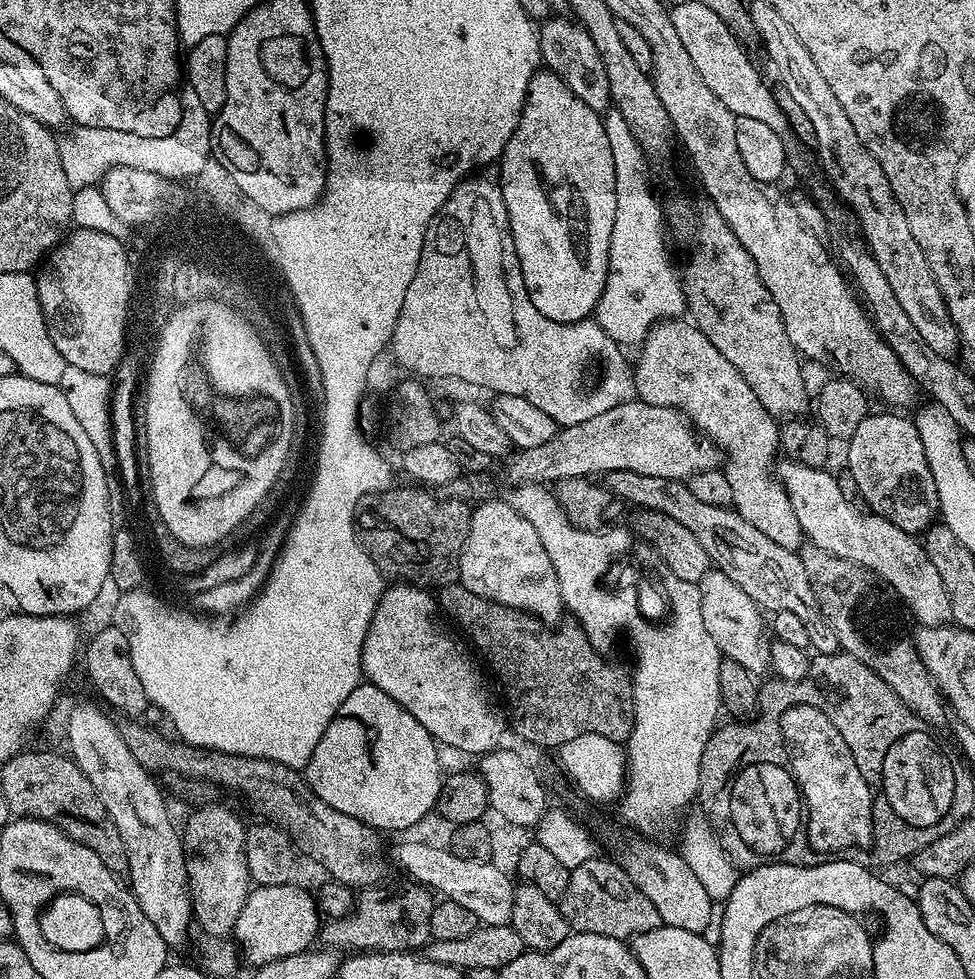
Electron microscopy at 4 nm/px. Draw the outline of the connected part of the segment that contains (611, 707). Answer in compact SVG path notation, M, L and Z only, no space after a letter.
M459 582L439 589L438 608L472 639L473 646L488 659L488 664L508 699L507 719L511 731L513 728L526 743L559 750L563 744L582 734L602 734L602 738L610 738L621 745L628 741L632 733L632 677L629 669L611 664L608 658L597 652L579 624L561 623L556 626L561 628L551 632L548 629L551 627L546 626L545 621L523 612L521 608L502 606L498 602L482 598L474 594L474 590L466 590L466 586Z

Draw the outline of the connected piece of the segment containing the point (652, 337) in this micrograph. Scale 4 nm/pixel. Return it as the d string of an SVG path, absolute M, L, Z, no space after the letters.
M684 318L661 320L655 324L648 331L639 352L640 357L634 360L636 396L650 406L677 408L683 416L688 417L693 428L716 445L726 464L728 460L726 473L733 488L731 507L779 546L792 552L799 551L804 535L794 515L794 506L790 506L790 498L780 485L779 475L774 471L780 452L780 424L777 417L770 415L762 402L758 402L758 394L746 386L746 378L742 378L742 374L738 374L738 370L734 370L734 366L730 366L730 362L726 362L718 350L714 350L710 338L706 338L702 330Z

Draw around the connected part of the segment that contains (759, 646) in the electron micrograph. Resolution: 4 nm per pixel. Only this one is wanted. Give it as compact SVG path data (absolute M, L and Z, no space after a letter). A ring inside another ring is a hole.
M717 570L707 572L701 578L698 587L703 623L706 625L707 632L717 643L723 659L738 662L738 666L746 666L746 670L753 676L763 677L763 672L769 671L772 662L770 640L766 633L765 613L751 600L749 594L738 588L737 583L732 582L726 574Z

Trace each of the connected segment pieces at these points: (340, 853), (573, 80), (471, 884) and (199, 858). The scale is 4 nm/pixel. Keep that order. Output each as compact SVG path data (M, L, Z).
M140 722L124 723L128 724L121 723L119 730L126 746L130 746L134 758L138 758L140 765L150 772L177 772L180 776L189 776L189 781L217 784L220 788L229 788L245 796L254 807L268 814L269 821L275 822L287 832L301 853L304 851L310 859L317 860L328 871L327 875L339 884L346 884L353 890L363 890L385 879L381 833L368 824L358 822L358 818L350 818L350 814L342 814L326 806L326 802L314 794L307 779L297 769L262 758L209 752L183 742L172 745L163 736L163 731L155 727L147 727Z
M556 14L539 25L540 59L545 69L554 71L590 110L601 114L613 107L610 94L610 78L606 78L606 66L602 66L602 54L598 54L598 46L590 39L590 34L575 19L564 14Z
M405 839L405 844L396 848L396 864L407 879L414 880L445 900L458 902L458 906L466 906L466 910L474 910L481 925L511 925L512 911L516 889L509 873L498 870L487 860L476 861L474 858L460 858L450 848L428 846L424 842Z
M204 802L199 805L200 808L192 817L189 818L185 824L182 824L182 839L184 841L184 855L186 857L184 865L188 871L188 889L192 892L192 914L194 917L195 927L198 929L201 928L208 936L220 936L216 938L224 938L224 936L235 929L236 923L238 922L238 914L242 914L242 906L246 906L246 898L248 897L250 889L253 887L253 880L250 876L250 870L247 869L247 860L246 860L246 824L240 821L240 816L236 812L231 812L224 804L208 804L209 802Z

